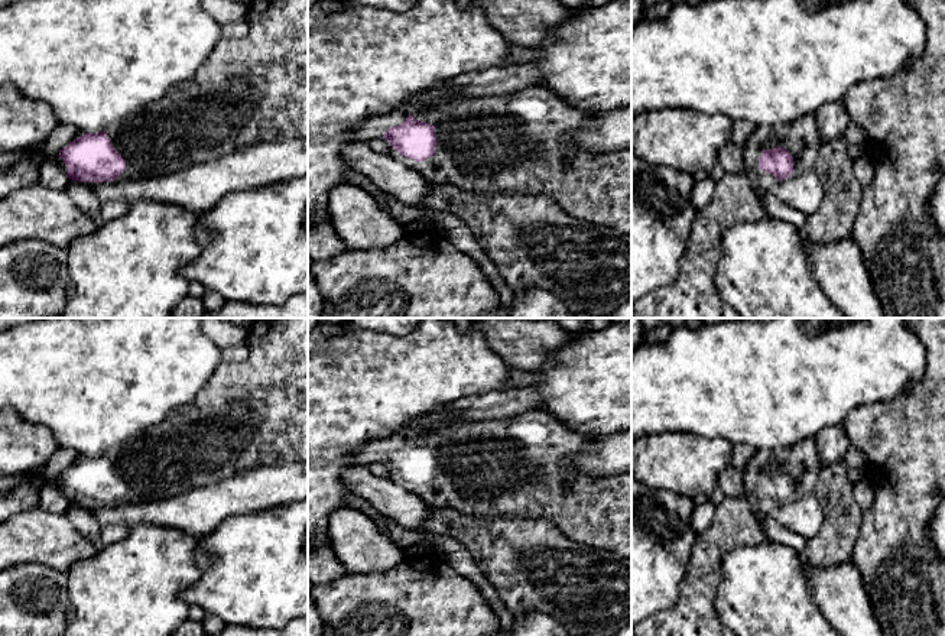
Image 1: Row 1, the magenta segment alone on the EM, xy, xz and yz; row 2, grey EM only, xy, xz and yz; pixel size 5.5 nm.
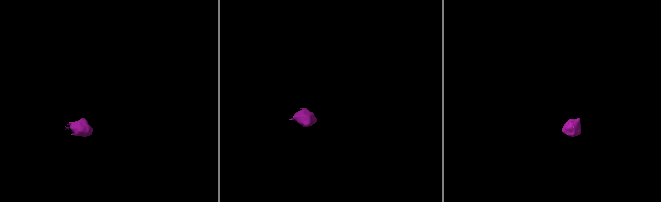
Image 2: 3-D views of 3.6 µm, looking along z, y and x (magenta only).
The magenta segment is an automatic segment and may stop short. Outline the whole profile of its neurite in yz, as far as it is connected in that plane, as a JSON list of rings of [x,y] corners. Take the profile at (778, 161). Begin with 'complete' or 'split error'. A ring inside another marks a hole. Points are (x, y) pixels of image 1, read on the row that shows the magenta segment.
split error; [[[815,113],[774,126],[757,126],[743,146],[744,172],[760,189],[770,191],[792,172],[815,166],[822,140]]]

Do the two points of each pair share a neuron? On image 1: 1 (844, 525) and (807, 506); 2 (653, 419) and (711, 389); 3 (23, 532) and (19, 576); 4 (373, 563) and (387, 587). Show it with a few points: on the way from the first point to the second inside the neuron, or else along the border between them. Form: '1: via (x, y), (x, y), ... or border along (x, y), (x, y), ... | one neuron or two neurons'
1: border along (812, 492), (822, 510), (822, 523), (808, 539) | two neurons
2: via (668, 405), (684, 389), (697, 389) | one neuron
3: border along (15, 564), (46, 564), (54, 570) | two neurons
4: border along (405, 557), (383, 571), (347, 574) | two neurons

